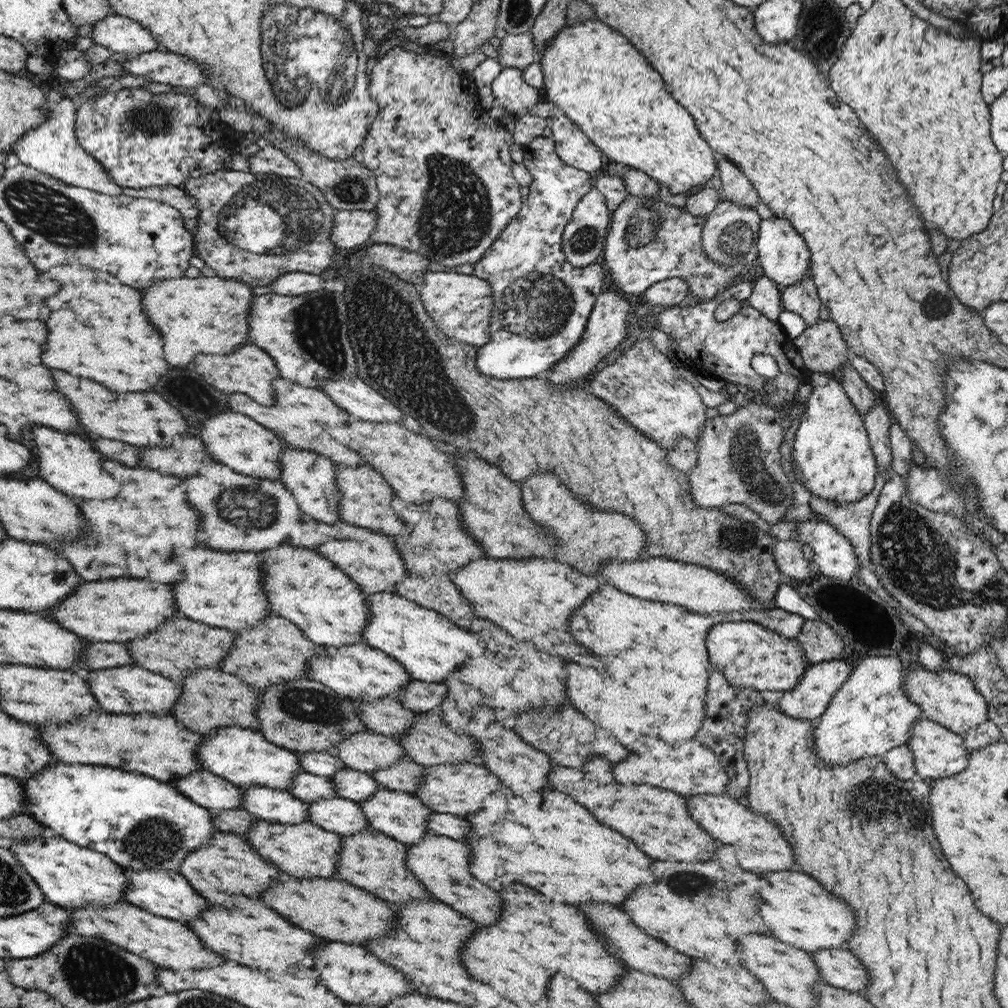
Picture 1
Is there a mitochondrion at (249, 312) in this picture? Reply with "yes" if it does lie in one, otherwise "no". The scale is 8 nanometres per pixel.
no

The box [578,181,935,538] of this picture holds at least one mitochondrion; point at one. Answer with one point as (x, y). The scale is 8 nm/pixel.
(745, 453)

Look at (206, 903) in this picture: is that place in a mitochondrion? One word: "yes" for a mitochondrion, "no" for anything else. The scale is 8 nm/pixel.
no

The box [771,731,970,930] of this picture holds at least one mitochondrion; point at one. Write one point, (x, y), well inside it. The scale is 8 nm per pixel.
(894, 812)

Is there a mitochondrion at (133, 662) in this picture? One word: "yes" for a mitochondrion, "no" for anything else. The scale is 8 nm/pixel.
no

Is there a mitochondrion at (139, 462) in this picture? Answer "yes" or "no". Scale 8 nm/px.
no

